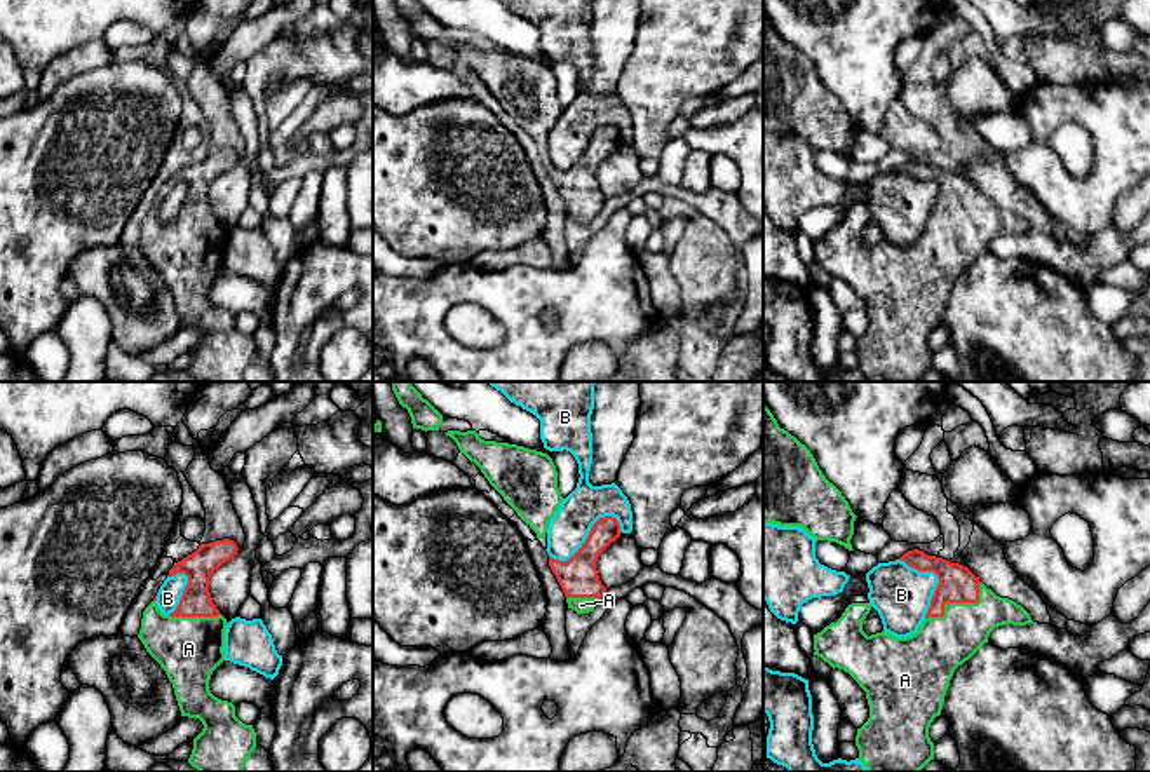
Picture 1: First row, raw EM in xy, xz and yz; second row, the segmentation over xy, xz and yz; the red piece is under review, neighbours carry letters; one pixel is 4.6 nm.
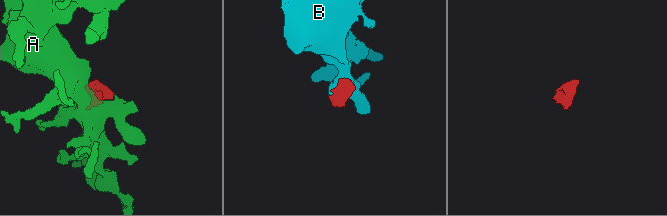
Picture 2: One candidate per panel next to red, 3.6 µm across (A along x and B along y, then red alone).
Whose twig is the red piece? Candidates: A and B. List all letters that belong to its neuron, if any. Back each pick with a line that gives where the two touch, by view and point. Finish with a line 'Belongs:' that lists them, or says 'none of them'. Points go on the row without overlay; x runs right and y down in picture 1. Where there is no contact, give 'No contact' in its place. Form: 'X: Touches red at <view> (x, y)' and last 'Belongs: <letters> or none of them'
A: Touches red at yz (957, 211)
Belongs: A

